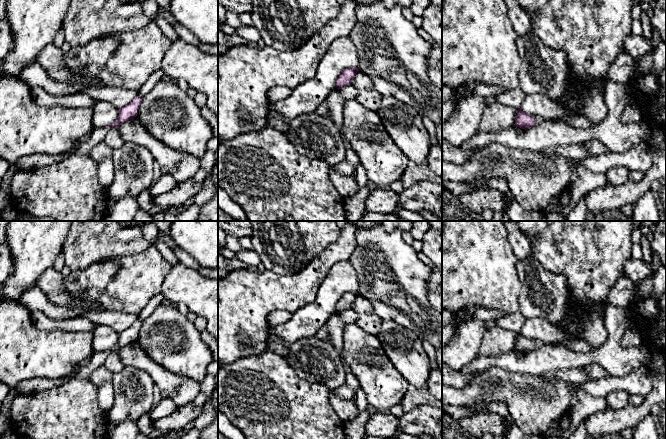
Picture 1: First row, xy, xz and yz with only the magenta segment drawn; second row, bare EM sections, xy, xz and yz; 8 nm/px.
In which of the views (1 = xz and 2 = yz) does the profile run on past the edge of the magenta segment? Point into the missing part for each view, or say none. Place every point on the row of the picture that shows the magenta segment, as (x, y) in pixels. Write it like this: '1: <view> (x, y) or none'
1: none
2: none

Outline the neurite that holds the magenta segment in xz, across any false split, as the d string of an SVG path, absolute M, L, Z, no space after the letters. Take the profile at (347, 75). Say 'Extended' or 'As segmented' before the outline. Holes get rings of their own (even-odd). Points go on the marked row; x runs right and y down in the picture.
As segmented. M359 68L344 69L338 76L335 86L338 87L339 89L342 89L345 86L349 85L354 79L356 73L359 71L360 71Z

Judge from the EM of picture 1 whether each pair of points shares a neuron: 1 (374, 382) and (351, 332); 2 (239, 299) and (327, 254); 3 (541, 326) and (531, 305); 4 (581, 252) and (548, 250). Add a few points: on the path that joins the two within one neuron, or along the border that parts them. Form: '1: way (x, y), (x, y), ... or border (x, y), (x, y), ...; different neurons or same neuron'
1: way (362, 370), (356, 364), (358, 359), (357, 344); same neuron
2: way (261, 293), (288, 292), (305, 275); same neuron
3: border (526, 318), (544, 318), (558, 328); different neurons
4: way (573, 252), (565, 252), (561, 256), (556, 253); same neuron

